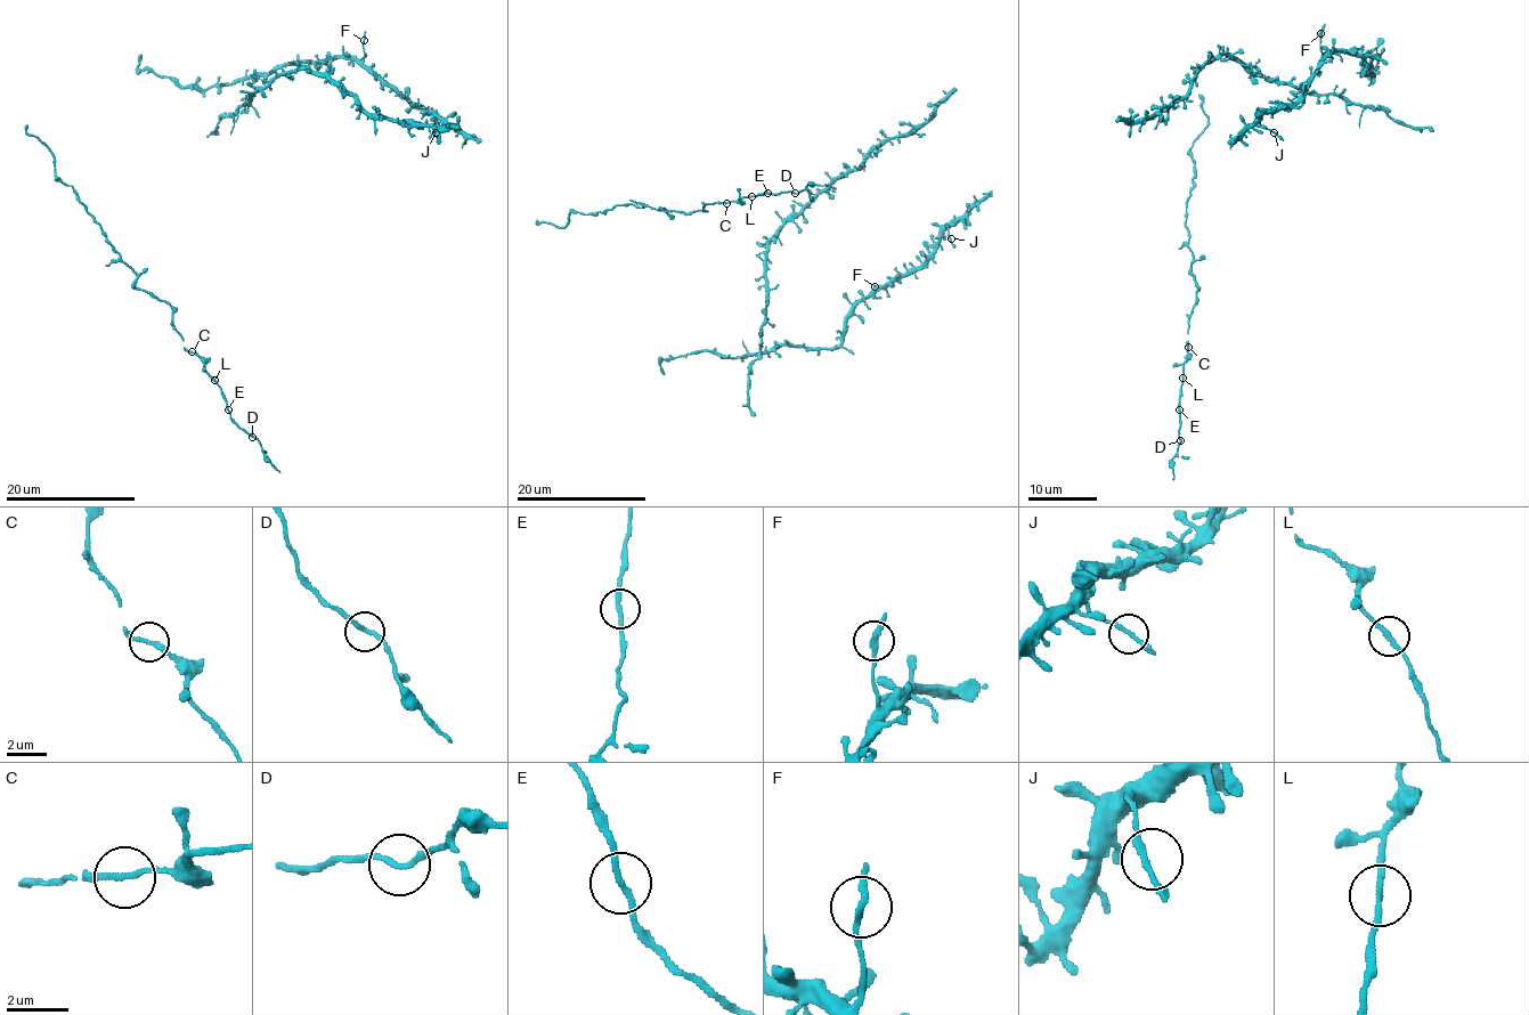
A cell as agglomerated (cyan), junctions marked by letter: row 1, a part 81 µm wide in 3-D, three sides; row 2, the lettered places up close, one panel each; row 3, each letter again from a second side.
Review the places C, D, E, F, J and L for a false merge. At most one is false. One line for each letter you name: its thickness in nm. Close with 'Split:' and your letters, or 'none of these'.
Split: none of these

